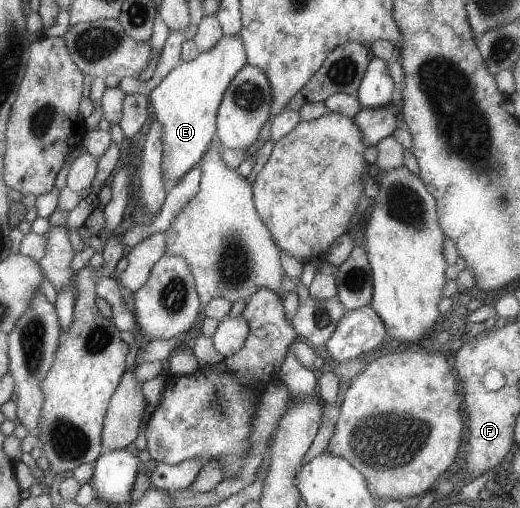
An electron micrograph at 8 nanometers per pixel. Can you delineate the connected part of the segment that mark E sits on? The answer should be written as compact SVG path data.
M238 34L225 35L193 60L180 62L153 88L147 98L150 113L162 124L162 178L166 185L178 182L207 150L216 129L216 110L229 81L246 63Z

